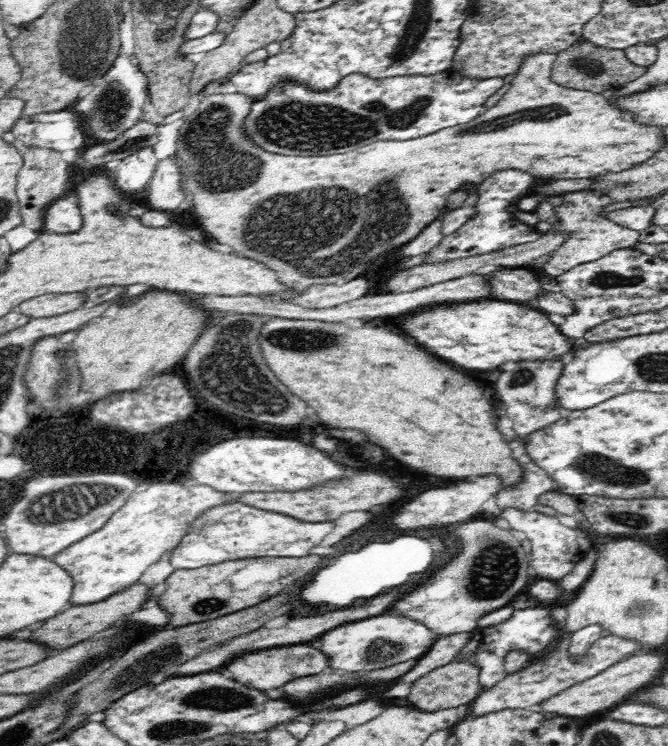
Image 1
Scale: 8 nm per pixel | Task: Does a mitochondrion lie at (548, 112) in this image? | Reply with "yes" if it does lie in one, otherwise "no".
yes

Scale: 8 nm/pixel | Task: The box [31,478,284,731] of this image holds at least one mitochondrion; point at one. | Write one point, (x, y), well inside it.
(133, 673)

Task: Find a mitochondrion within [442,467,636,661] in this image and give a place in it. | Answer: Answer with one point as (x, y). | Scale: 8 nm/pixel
(496, 568)

